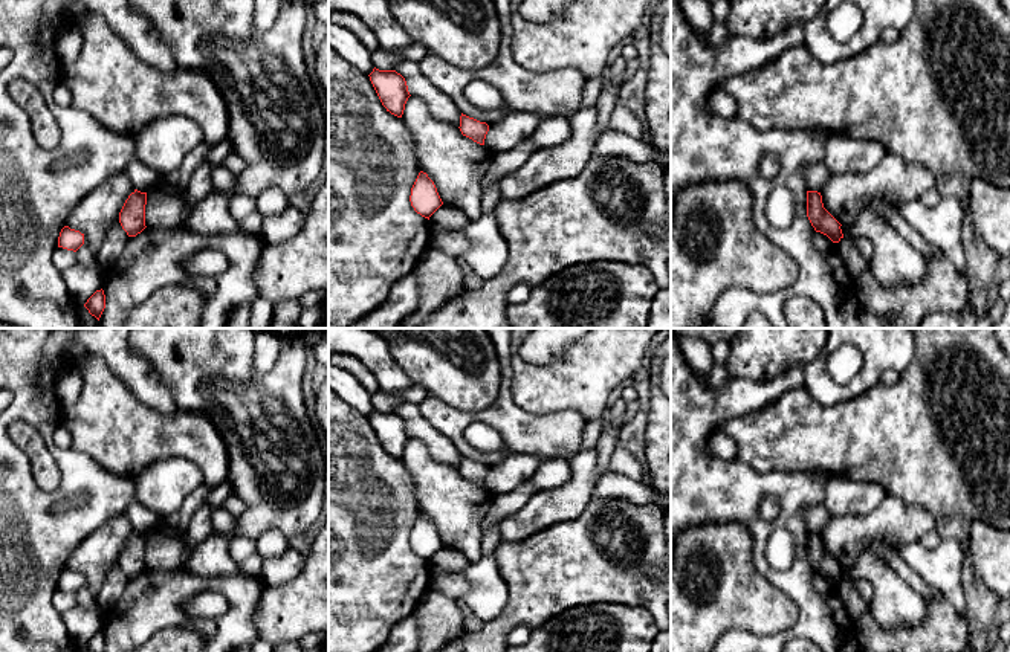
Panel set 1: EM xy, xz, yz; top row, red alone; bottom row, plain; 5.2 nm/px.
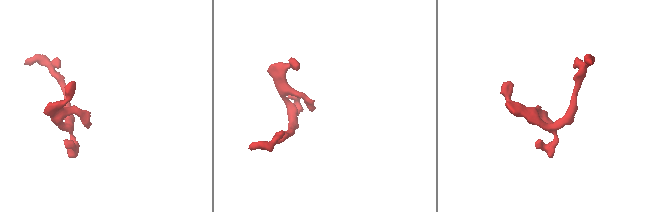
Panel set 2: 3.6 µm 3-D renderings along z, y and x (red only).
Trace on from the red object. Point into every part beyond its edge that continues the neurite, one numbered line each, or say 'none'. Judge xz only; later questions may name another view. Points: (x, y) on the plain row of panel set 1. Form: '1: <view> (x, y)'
none

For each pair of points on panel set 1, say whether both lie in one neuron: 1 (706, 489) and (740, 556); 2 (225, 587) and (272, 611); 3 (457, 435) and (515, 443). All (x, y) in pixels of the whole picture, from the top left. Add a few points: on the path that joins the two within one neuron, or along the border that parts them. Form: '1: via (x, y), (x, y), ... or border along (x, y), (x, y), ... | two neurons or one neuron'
1: border along (688, 529), (697, 524), (740, 522), (754, 544) | two neurons
2: border along (268, 587), (252, 619), (258, 635) | two neurons
3: via (469, 451), (477, 455), (495, 455), (500, 451) | one neuron

